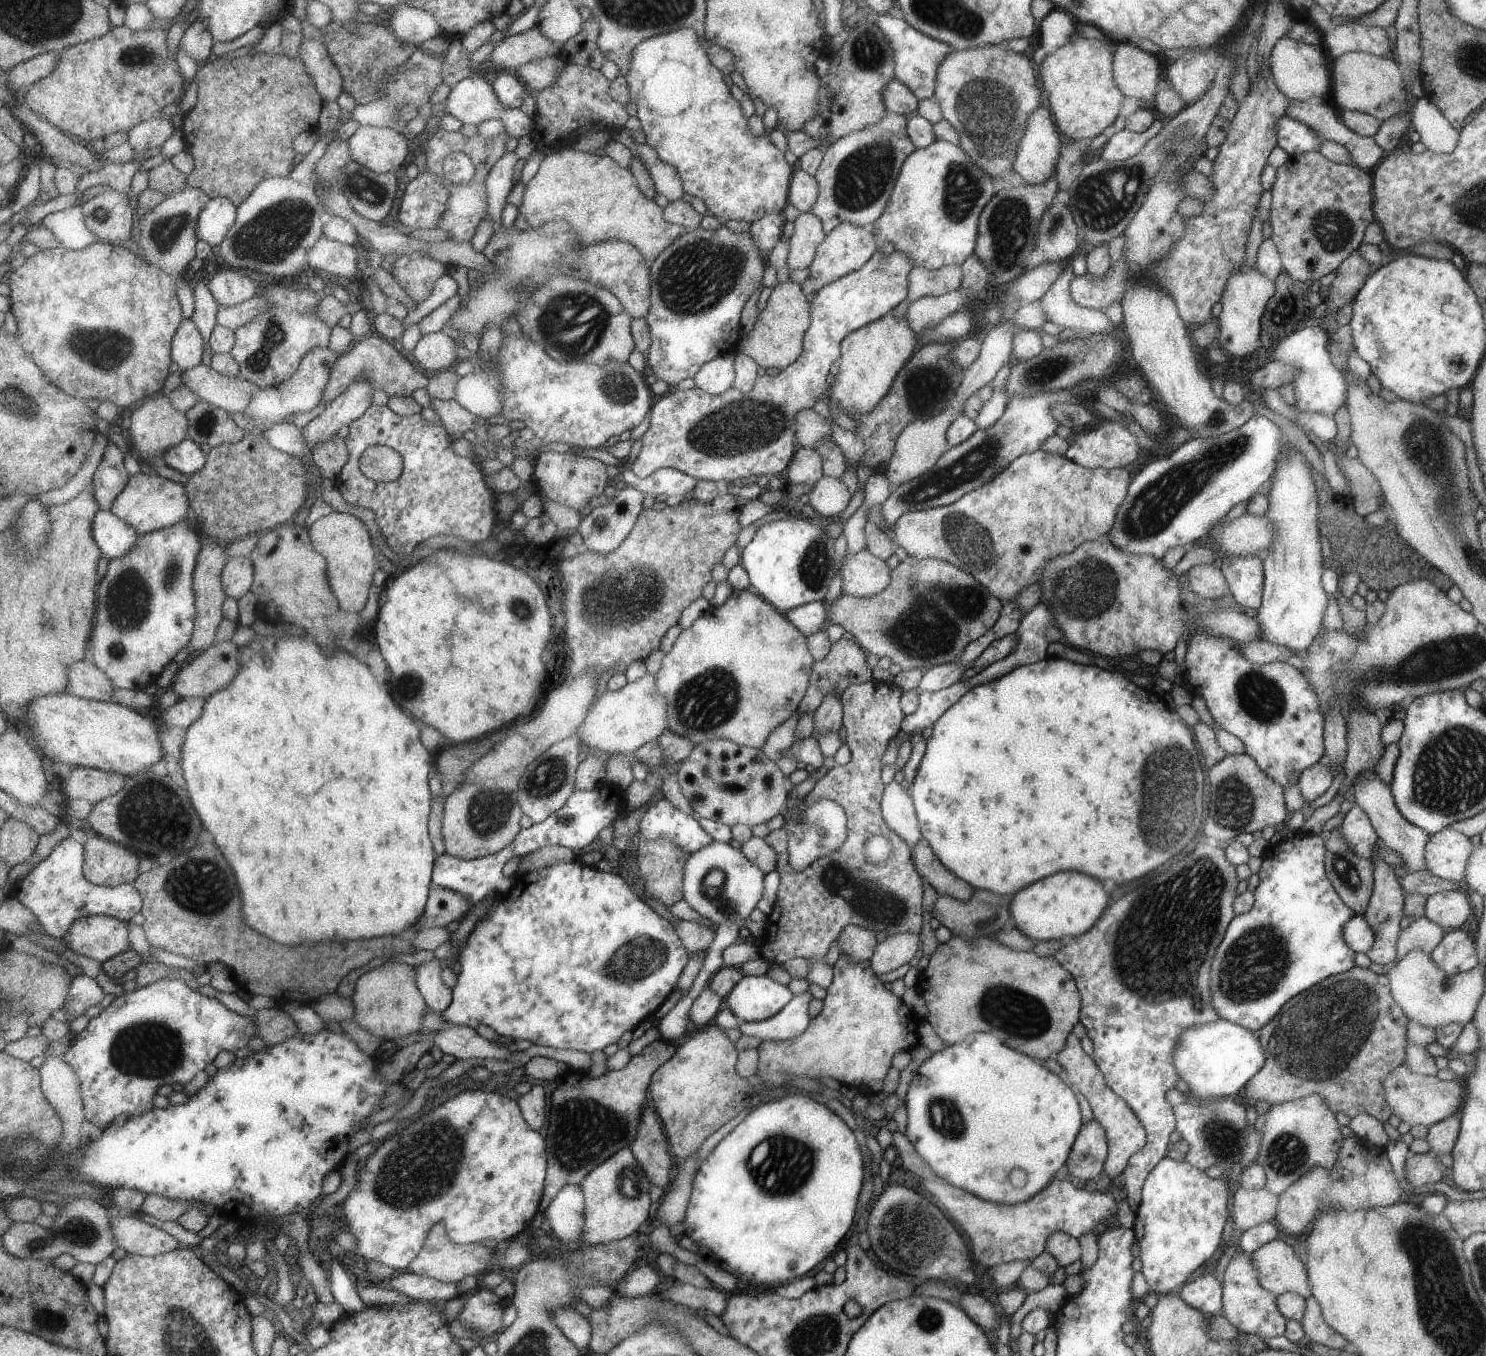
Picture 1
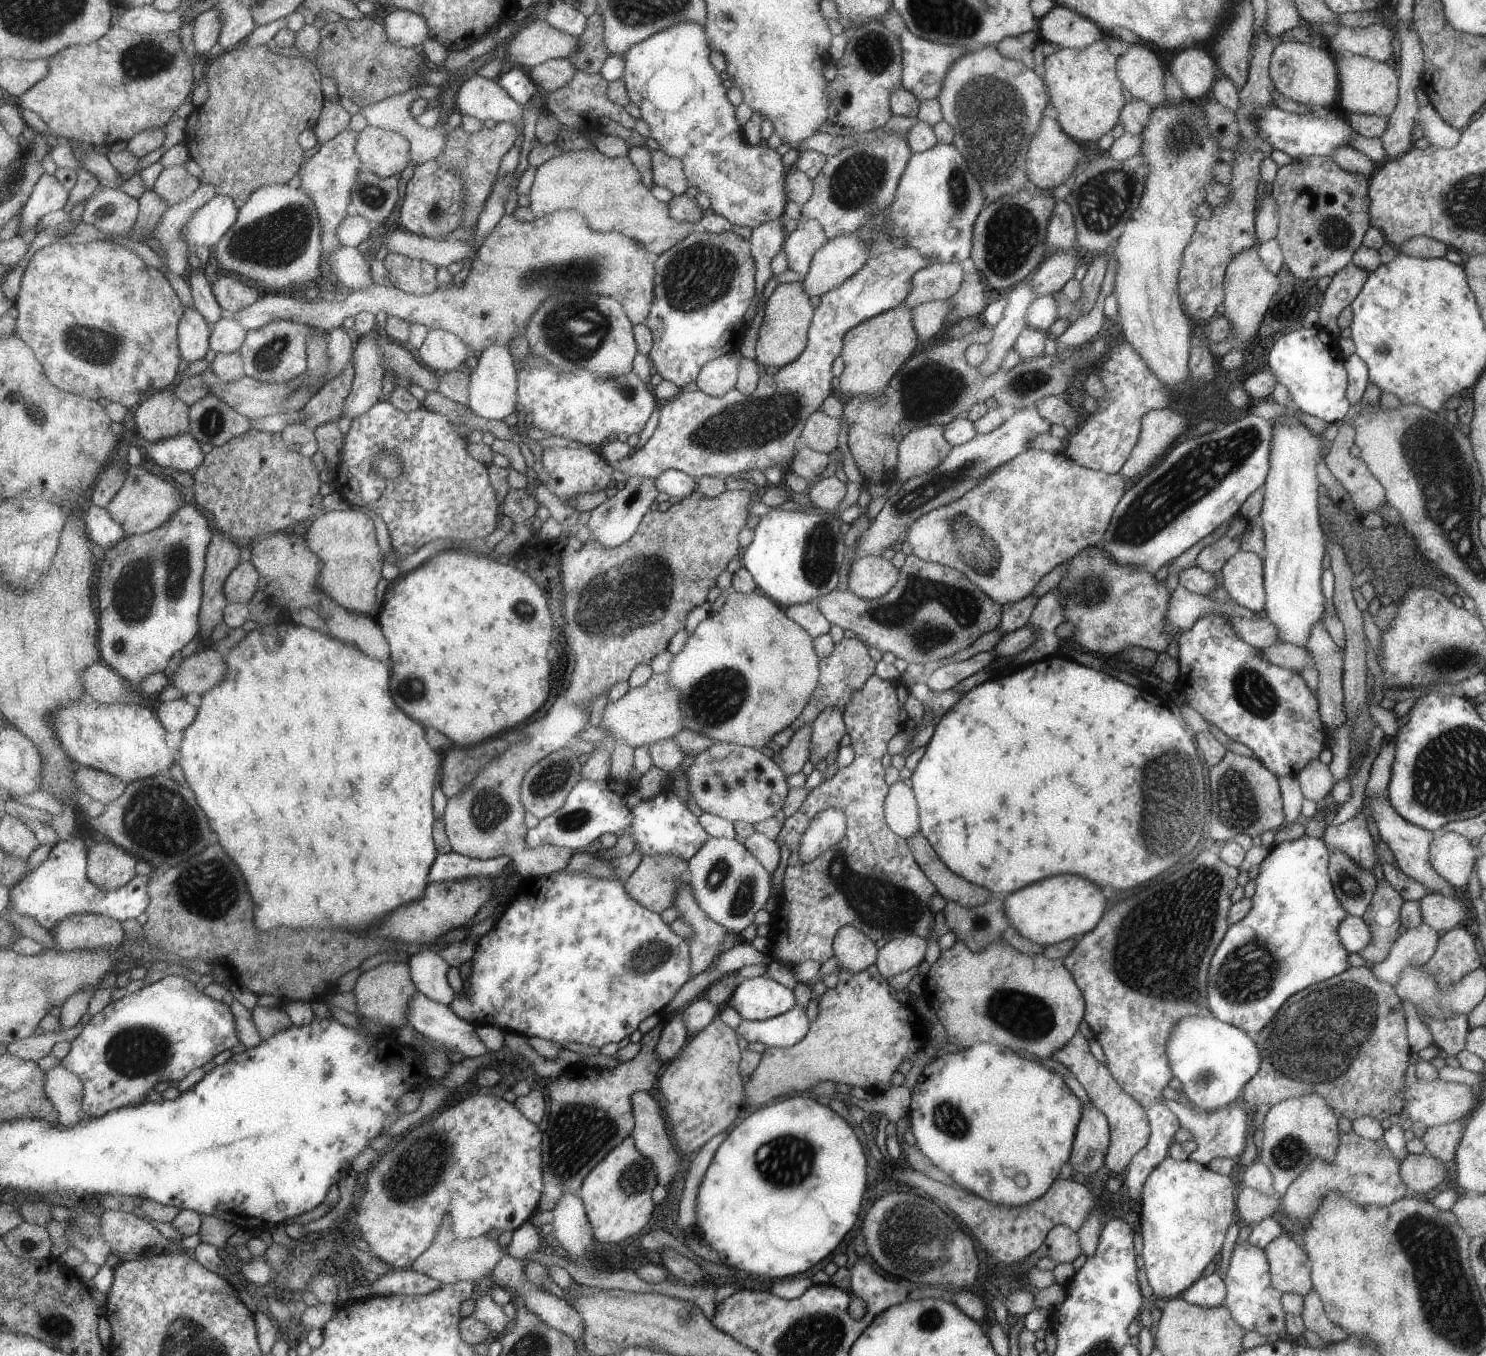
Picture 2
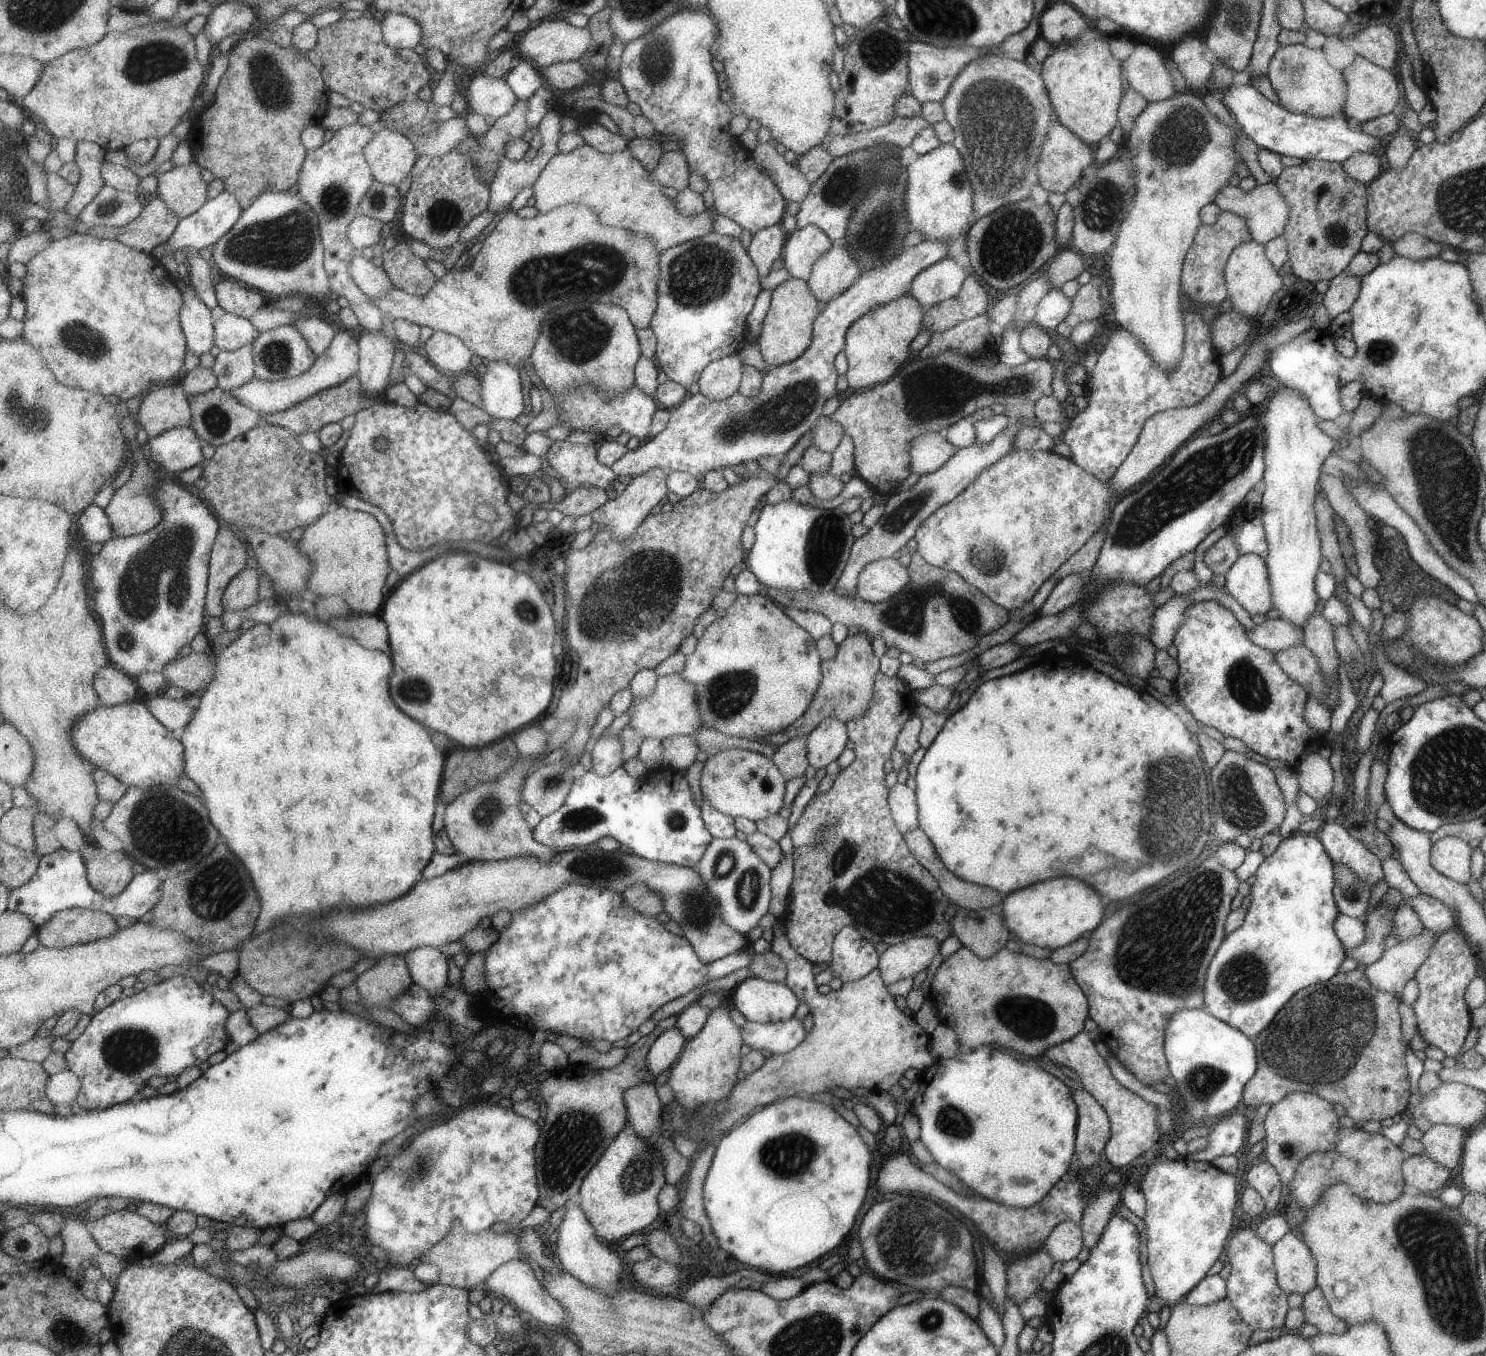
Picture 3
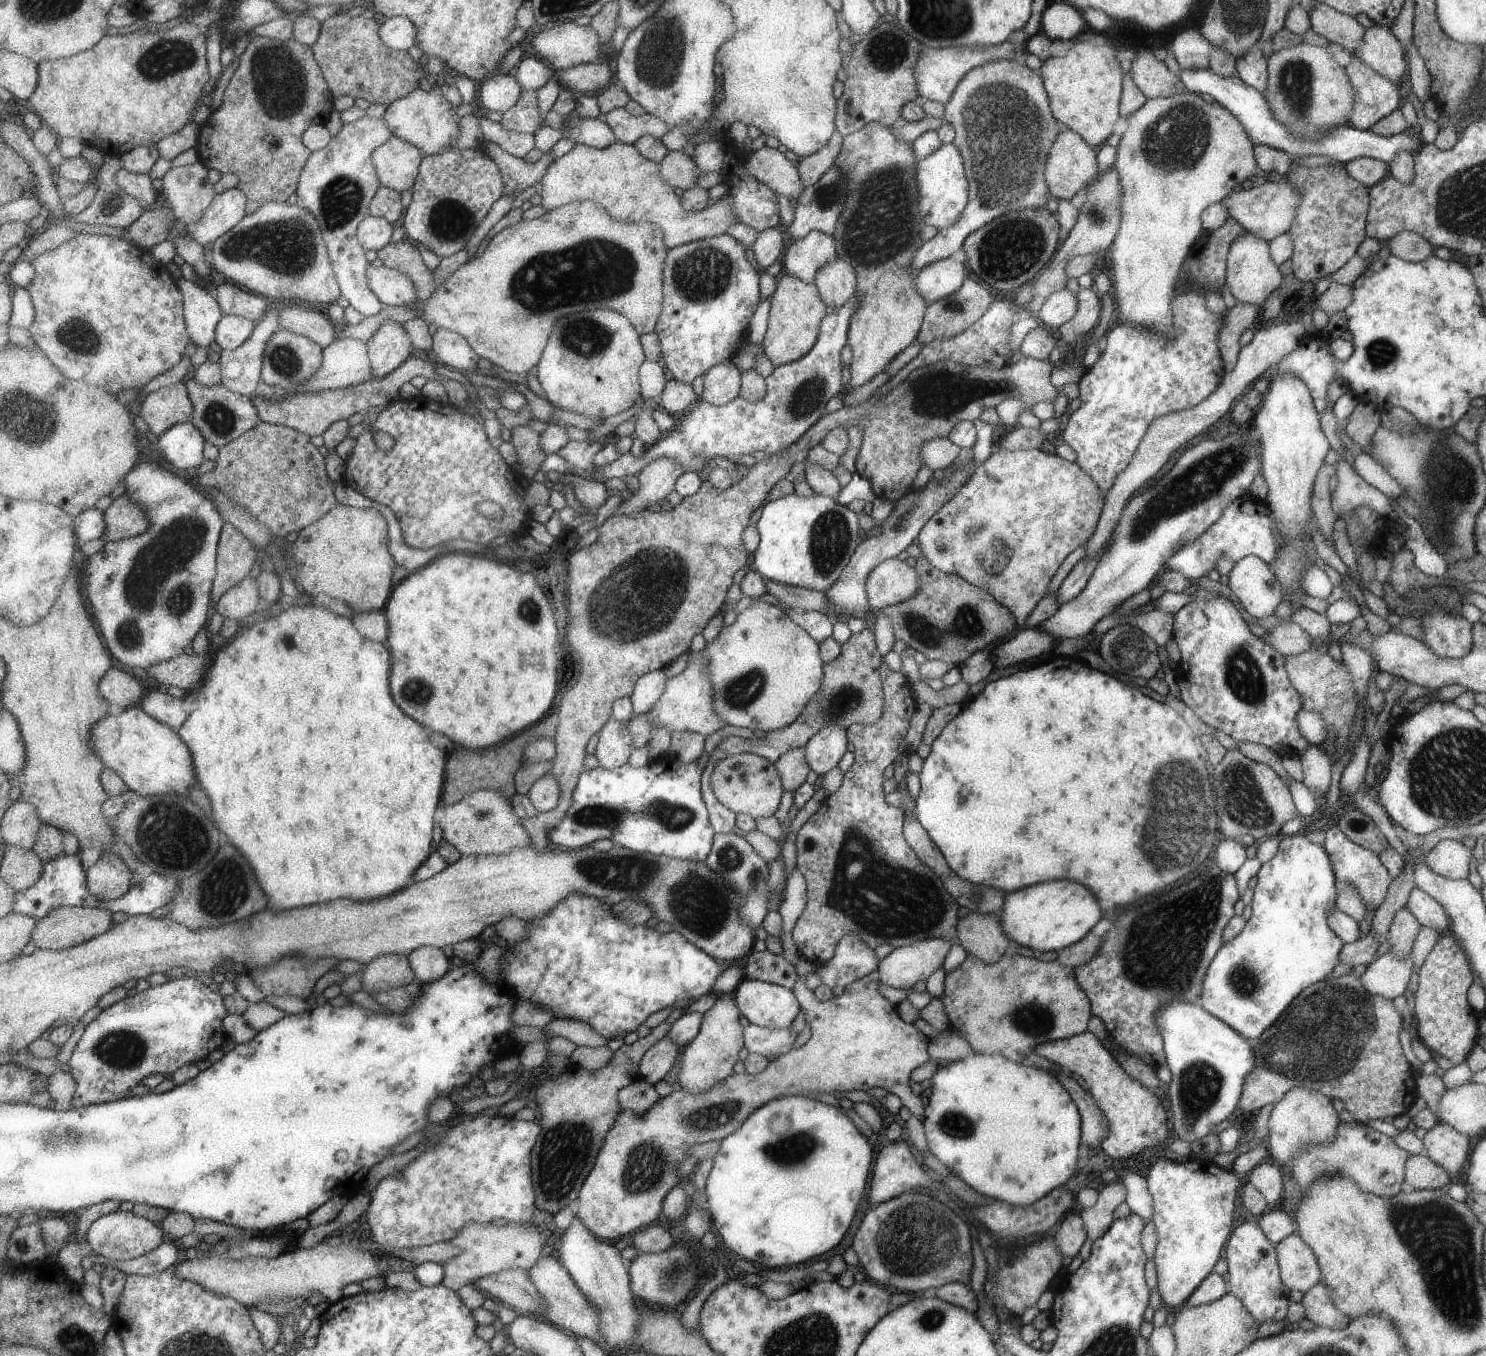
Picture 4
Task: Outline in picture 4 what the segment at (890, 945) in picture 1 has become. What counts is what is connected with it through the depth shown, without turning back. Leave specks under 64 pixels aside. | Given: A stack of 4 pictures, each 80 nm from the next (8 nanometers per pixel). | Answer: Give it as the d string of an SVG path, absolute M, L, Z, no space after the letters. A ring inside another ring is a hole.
M923 939L892 948L876 964L879 981L891 988L911 992L915 982L925 982L937 968L945 968L944 960L951 946L945 939Z

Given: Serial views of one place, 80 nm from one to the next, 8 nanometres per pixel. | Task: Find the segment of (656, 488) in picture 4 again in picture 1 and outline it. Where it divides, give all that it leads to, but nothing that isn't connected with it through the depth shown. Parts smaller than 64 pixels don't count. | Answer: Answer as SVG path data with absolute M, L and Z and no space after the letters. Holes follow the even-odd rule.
M626 485L622 491L618 491L615 496L611 498L609 504L593 509L583 519L578 530L583 538L583 544L579 548L580 551L591 551L592 554L608 555L614 550L617 550L620 547L620 544L629 536L629 533L635 528L635 525L639 520L639 515L645 510L645 508L643 508L643 500L645 500L647 494L649 493L641 492L637 487Z

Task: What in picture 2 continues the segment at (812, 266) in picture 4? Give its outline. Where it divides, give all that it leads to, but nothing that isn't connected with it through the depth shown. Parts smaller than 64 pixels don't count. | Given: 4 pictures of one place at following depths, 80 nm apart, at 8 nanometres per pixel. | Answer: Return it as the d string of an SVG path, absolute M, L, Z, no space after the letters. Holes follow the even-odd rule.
M799 219L793 232L784 238L782 249L786 254L786 268L803 278L810 270L815 252L828 241L822 225L815 219Z

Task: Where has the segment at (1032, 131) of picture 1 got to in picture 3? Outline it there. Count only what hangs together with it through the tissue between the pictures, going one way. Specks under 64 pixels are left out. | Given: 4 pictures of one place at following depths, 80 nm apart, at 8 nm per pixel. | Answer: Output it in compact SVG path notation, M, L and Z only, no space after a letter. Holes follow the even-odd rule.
M1055 121L1051 125L1050 131L1046 132L1046 139L1040 148L1037 164L1038 184L1047 192L1065 194L1075 184L1075 180L1081 179L1083 168L1089 166L1091 160L1093 160L1093 154L1091 154L1091 150L1087 154L1085 143L1079 140L1079 137L1076 137L1070 129Z

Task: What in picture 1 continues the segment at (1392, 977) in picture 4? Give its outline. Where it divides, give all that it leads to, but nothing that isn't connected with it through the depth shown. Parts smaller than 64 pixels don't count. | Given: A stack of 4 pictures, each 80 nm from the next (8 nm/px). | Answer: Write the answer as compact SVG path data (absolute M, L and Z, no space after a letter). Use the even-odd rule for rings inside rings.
M1425 916L1413 920L1407 927L1400 930L1395 943L1395 956L1389 961L1389 964L1382 966L1383 975L1387 976L1393 966L1407 956L1410 950L1419 949L1428 955L1439 944L1445 932L1442 926L1427 920Z

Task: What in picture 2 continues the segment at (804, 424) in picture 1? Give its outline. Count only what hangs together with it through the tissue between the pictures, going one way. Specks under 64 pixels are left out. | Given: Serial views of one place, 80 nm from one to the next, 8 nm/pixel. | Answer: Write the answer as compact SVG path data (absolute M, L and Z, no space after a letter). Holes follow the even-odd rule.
M817 410L811 414L807 424L804 425L801 443L820 453L831 452L837 446L839 425L837 419Z

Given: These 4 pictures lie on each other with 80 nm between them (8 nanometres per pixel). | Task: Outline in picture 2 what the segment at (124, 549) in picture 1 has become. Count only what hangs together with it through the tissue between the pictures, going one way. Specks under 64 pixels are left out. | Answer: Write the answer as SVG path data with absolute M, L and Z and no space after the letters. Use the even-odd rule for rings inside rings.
M95 504L90 505L86 514L86 523L89 538L104 546L106 550L131 536L127 534L124 526L119 524L107 509Z

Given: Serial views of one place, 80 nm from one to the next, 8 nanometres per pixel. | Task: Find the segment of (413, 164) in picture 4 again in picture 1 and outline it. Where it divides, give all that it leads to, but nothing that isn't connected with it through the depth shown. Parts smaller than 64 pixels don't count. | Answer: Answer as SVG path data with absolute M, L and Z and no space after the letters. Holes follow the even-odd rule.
M360 125L348 141L352 158L379 174L396 171L409 156L407 139L391 127Z

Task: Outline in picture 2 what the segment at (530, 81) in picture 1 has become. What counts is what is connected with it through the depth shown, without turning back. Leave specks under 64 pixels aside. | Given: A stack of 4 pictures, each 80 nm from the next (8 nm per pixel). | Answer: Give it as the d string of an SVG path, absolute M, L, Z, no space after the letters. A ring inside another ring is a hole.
M551 59L530 69L529 74L538 84L540 92L546 94L569 85L577 71L571 60Z

